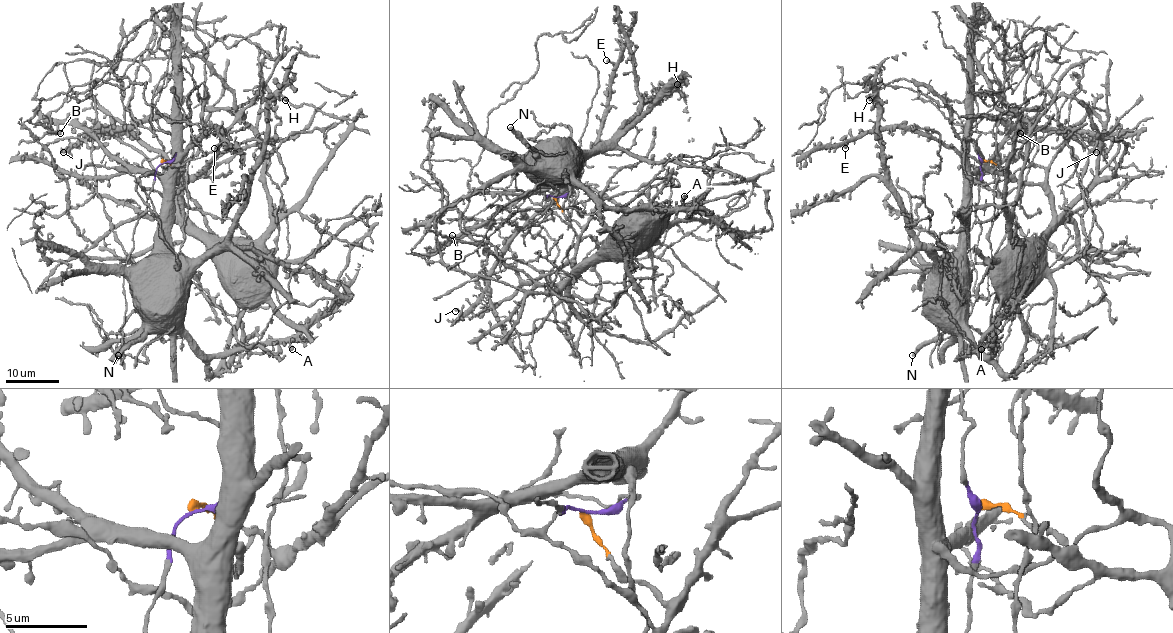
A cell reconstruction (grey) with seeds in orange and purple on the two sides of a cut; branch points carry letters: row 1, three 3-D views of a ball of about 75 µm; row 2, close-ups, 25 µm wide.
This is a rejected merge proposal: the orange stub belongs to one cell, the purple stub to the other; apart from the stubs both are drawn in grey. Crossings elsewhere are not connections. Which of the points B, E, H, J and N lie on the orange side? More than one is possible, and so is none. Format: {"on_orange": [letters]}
{"on_orange": []}

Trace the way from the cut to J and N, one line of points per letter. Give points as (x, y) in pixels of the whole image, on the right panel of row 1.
J: (981, 163), (968, 57), (976, 115), (996, 115), (1024, 127), (1076, 129), (1097, 146), (1095, 152)
N: (981, 163), (976, 210), (981, 230), (976, 260), (960, 295), (954, 335), (938, 334), (911, 355)

